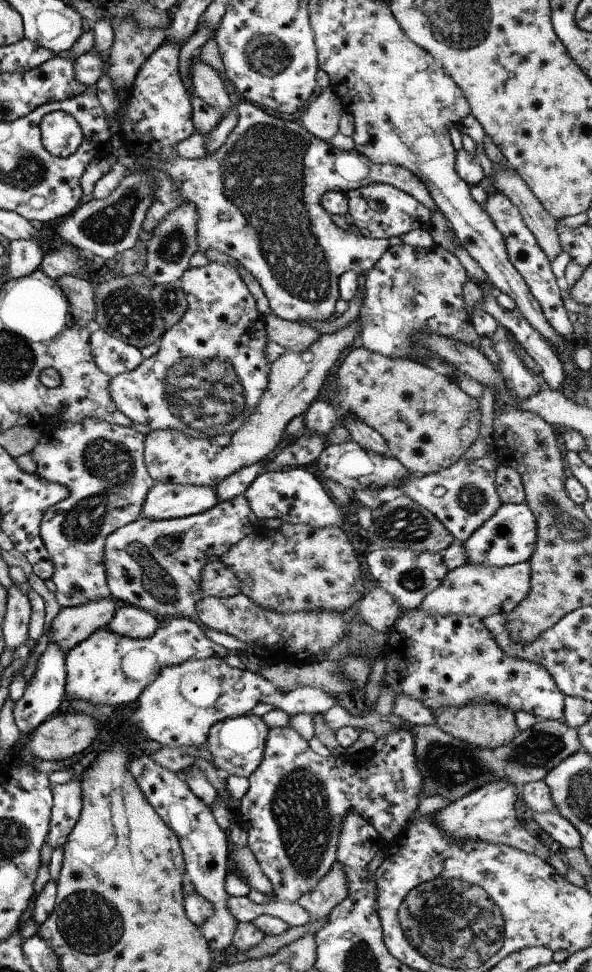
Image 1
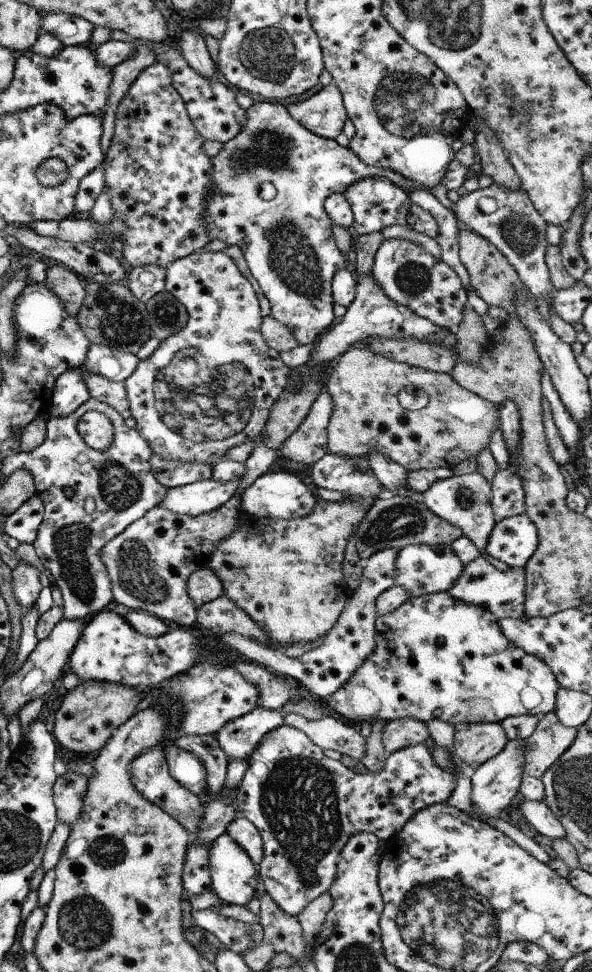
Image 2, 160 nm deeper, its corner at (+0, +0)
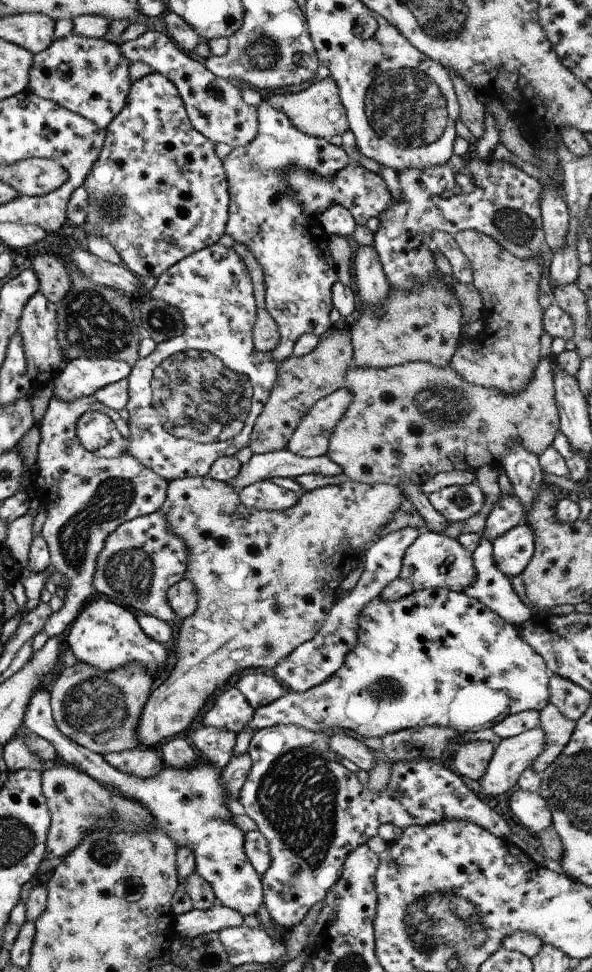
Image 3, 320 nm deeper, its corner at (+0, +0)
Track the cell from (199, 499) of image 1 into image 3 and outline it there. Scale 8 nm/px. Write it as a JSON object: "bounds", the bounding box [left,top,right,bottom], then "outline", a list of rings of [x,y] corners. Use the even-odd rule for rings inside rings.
{"bounds":[227,448,343,492],"outline":[[[286,448],[252,455],[244,464],[240,465],[235,478],[227,482],[236,492],[244,486],[274,477],[294,479],[302,474],[318,474],[324,477],[343,477],[341,467],[333,463],[327,455],[318,457],[299,457]]]}

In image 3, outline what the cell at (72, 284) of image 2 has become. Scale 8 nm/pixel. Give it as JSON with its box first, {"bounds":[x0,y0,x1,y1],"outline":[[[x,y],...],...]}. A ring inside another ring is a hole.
{"bounds":[30,254,71,304],"outline":[[[51,254],[35,255],[30,266],[38,282],[38,291],[49,302],[57,304],[71,286],[65,266]]]}

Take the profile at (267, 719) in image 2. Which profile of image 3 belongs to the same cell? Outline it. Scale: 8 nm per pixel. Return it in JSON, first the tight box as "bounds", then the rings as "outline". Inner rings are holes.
{"bounds":[243,588,549,739],"outline":[[[430,588],[412,590],[411,594],[402,596],[396,601],[386,601],[380,596],[369,599],[358,612],[356,641],[345,653],[344,661],[323,682],[308,688],[307,690],[285,692],[273,702],[262,707],[257,707],[243,729],[253,729],[254,732],[271,725],[295,725],[308,731],[329,732],[341,730],[353,734],[357,739],[373,738],[415,727],[438,727],[454,728],[456,732],[466,733],[481,729],[490,729],[506,716],[517,714],[521,711],[536,710],[539,712],[548,703],[548,677],[549,672],[544,666],[544,660],[519,636],[514,625],[499,618],[495,612],[489,610],[483,603],[467,596],[461,591],[452,591],[444,588]]]}

